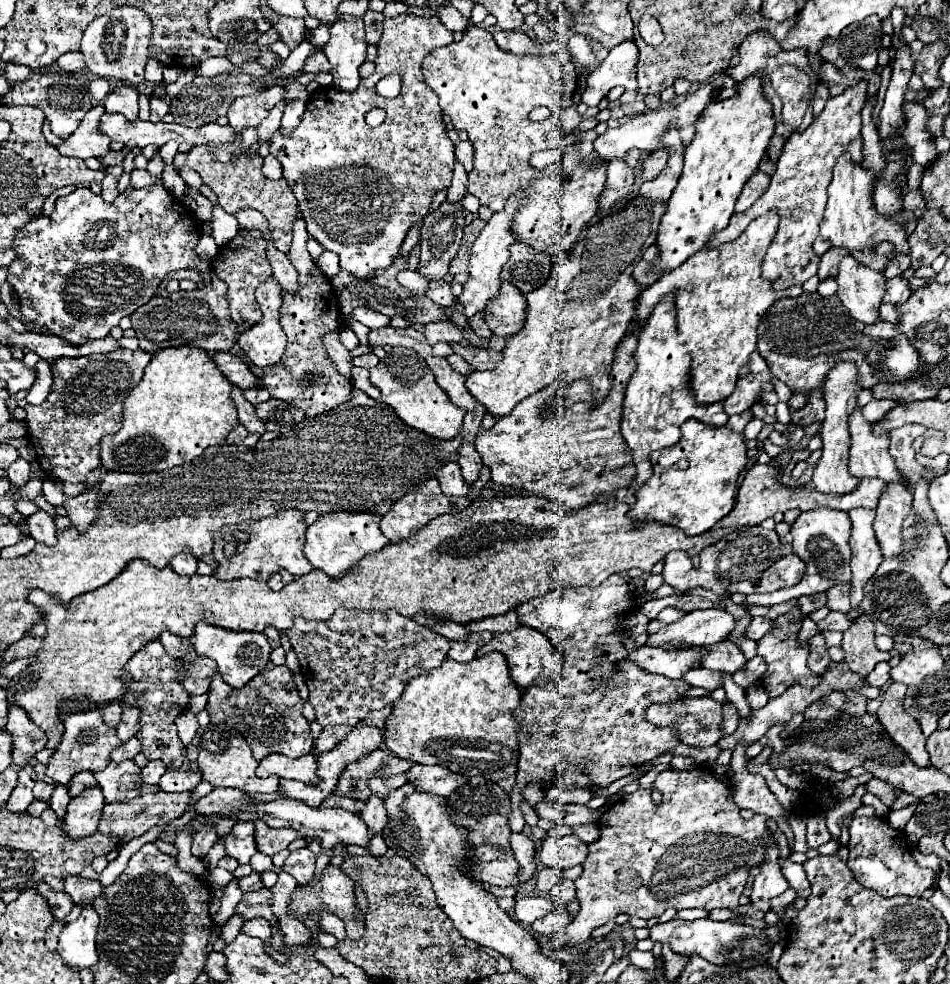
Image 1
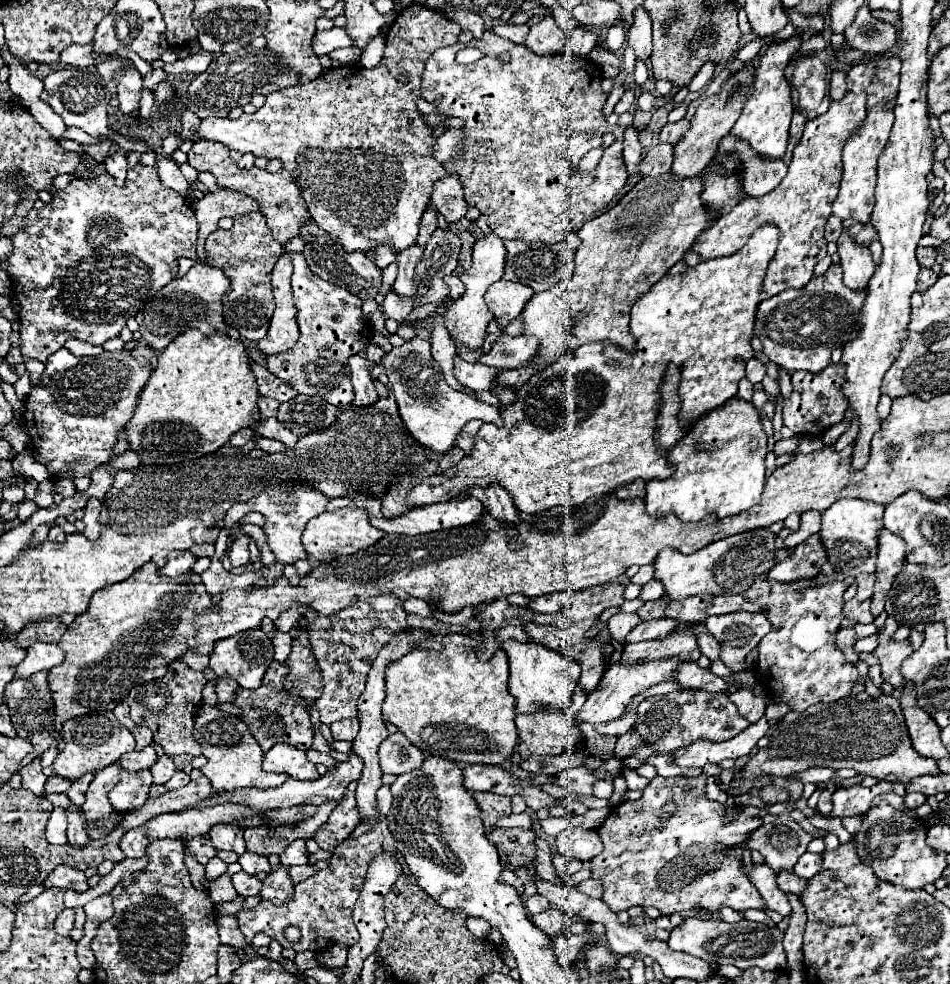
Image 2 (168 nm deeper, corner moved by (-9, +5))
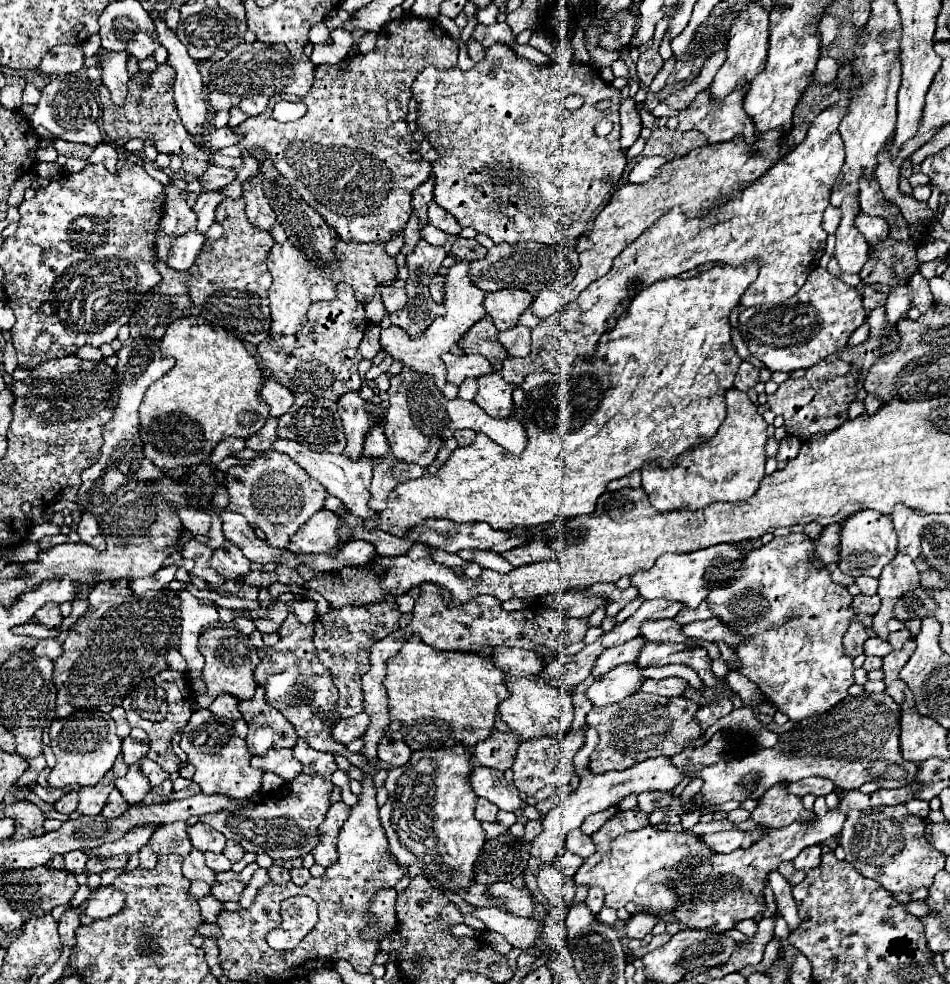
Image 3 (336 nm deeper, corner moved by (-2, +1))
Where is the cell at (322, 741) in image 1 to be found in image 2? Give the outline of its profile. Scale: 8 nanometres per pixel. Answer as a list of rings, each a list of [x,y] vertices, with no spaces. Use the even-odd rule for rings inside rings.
[[[359,718],[333,722],[331,730],[333,730],[333,738],[335,740],[355,740],[355,736],[359,732]]]

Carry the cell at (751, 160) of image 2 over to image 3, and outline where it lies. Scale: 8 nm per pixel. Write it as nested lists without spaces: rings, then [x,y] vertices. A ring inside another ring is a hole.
[[[738,88],[734,94],[730,94],[722,104],[714,104],[710,102],[710,92],[704,90],[700,92],[688,108],[680,110],[678,114],[678,120],[680,120],[680,126],[678,130],[698,130],[706,136],[706,140],[710,144],[718,144],[718,142],[728,142],[732,140],[734,136],[742,136],[746,140],[748,146],[752,146],[756,142],[756,130],[754,130],[754,124],[752,120],[748,120],[746,112],[742,112],[742,100],[744,100],[744,92]]]

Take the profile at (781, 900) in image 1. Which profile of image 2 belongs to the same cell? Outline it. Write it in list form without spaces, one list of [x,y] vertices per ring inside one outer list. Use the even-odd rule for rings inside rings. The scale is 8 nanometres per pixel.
[[[781,870],[779,874],[781,876],[777,876],[777,884],[783,892],[793,892],[793,894],[799,896],[805,890],[805,886],[807,886],[805,878],[799,878],[799,876],[795,876],[793,872],[787,872],[787,870]]]

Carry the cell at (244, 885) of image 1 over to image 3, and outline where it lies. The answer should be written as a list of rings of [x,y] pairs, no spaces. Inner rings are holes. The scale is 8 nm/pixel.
[[[232,880],[232,882],[216,882],[216,884],[212,884],[212,896],[216,898],[216,900],[222,900],[222,902],[238,902],[238,898],[240,898],[240,894],[242,894],[242,890],[244,890],[246,886],[244,884],[238,884],[238,880]]]

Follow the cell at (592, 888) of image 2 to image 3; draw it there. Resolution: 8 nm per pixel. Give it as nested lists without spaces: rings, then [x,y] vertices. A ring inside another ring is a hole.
[[[590,888],[590,890],[588,890],[586,906],[590,906],[590,910],[592,910],[594,914],[600,912],[600,908],[604,906],[604,892],[602,892],[602,888]]]

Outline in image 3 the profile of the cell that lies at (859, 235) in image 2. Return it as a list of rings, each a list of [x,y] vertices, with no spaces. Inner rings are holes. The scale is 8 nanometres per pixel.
[[[860,212],[860,214],[856,216],[854,226],[864,234],[864,238],[866,238],[866,242],[868,242],[870,246],[886,240],[888,230],[890,230],[890,228],[888,228],[888,222],[886,222],[884,218],[868,216],[868,214],[864,214],[864,212]]]

